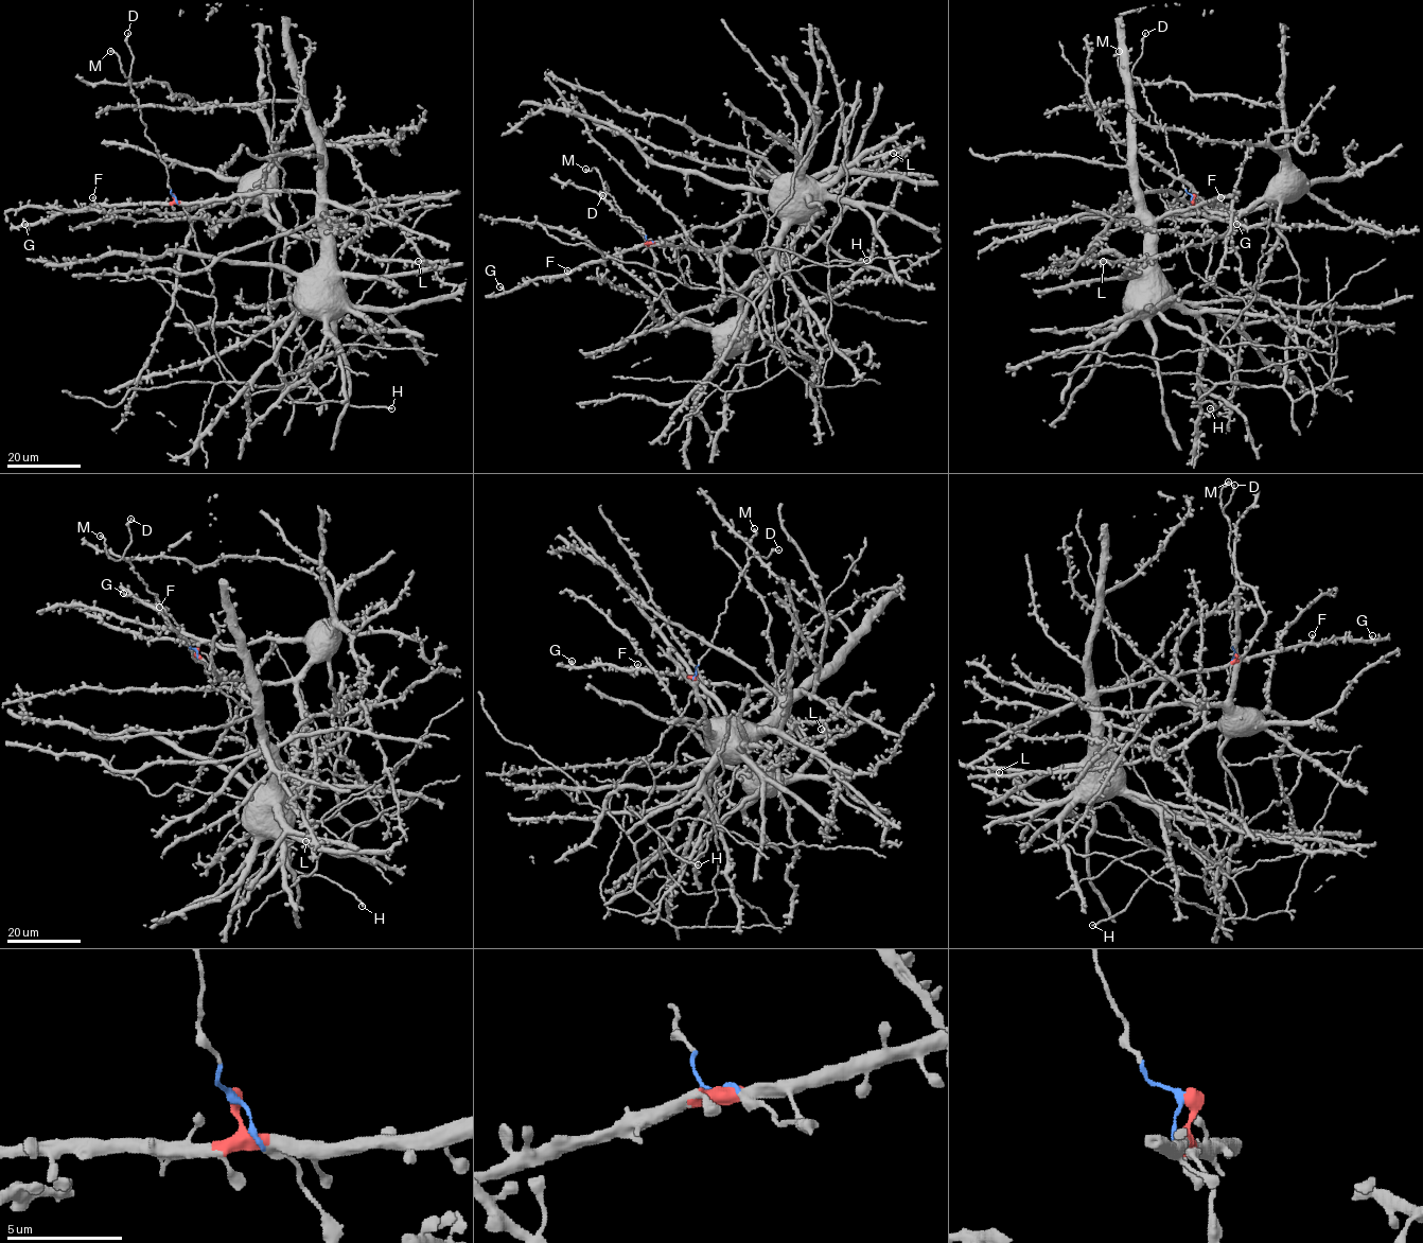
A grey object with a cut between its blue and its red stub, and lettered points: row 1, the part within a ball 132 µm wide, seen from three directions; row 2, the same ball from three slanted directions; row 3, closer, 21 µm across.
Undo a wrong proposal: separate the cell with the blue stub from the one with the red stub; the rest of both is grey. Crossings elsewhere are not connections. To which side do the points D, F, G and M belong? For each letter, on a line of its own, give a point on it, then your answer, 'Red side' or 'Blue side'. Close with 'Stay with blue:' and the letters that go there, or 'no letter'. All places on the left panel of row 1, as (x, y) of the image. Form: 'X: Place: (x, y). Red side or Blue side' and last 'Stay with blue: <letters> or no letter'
D: Place: (127, 33). Blue side
F: Place: (92, 197). Red side
G: Place: (24, 224). Red side
M: Place: (110, 51). Blue side
Stay with blue: D, M

